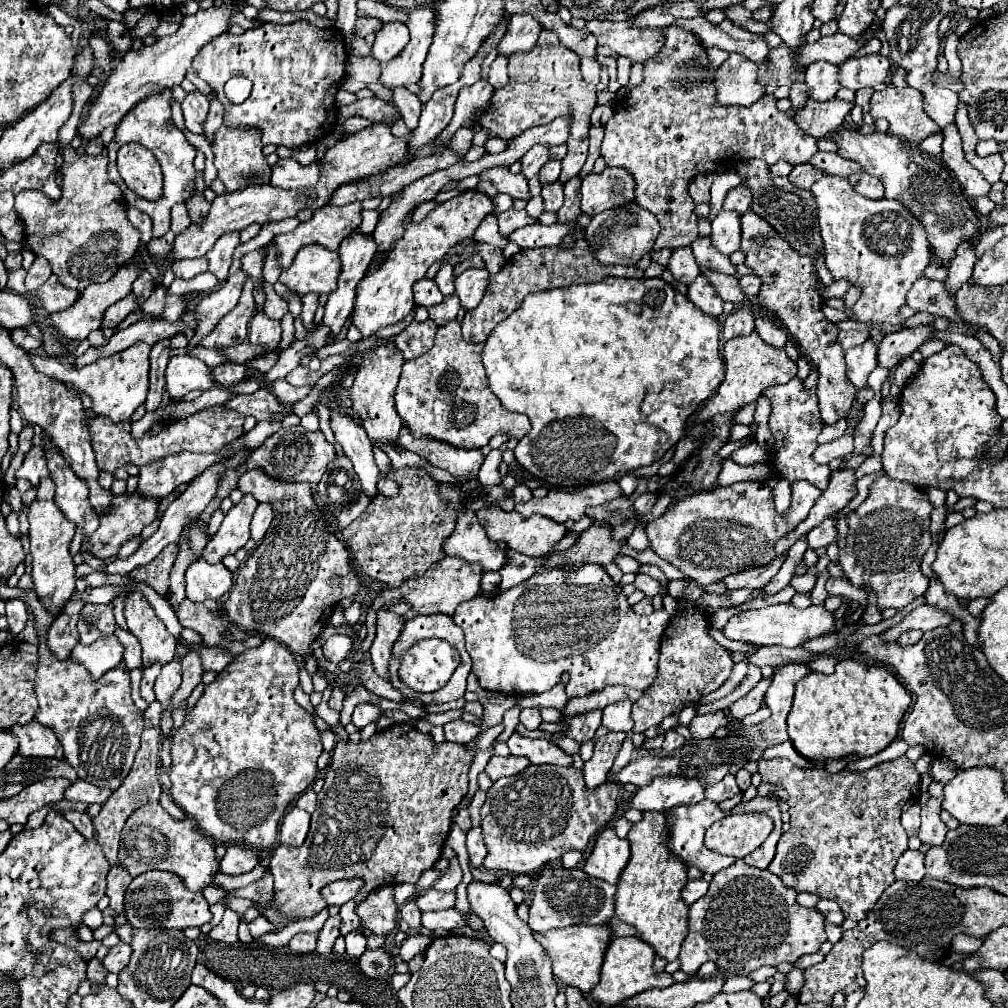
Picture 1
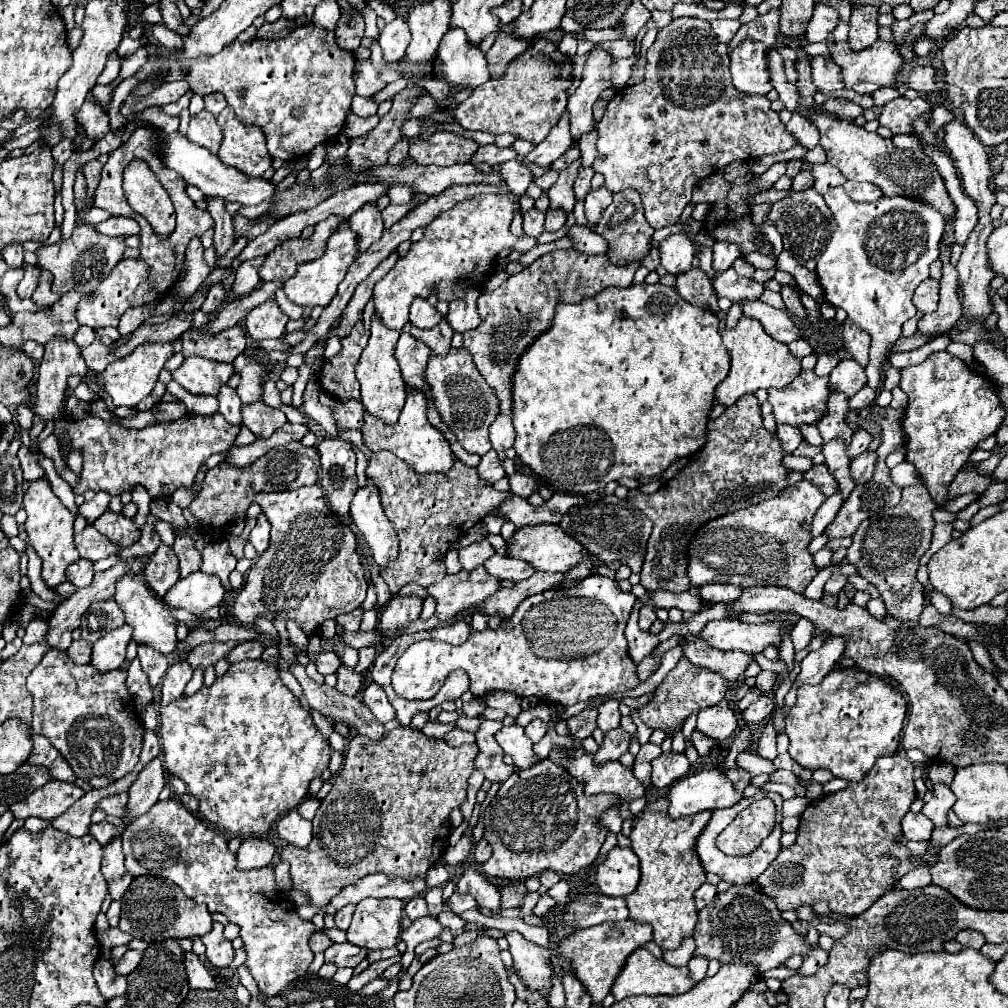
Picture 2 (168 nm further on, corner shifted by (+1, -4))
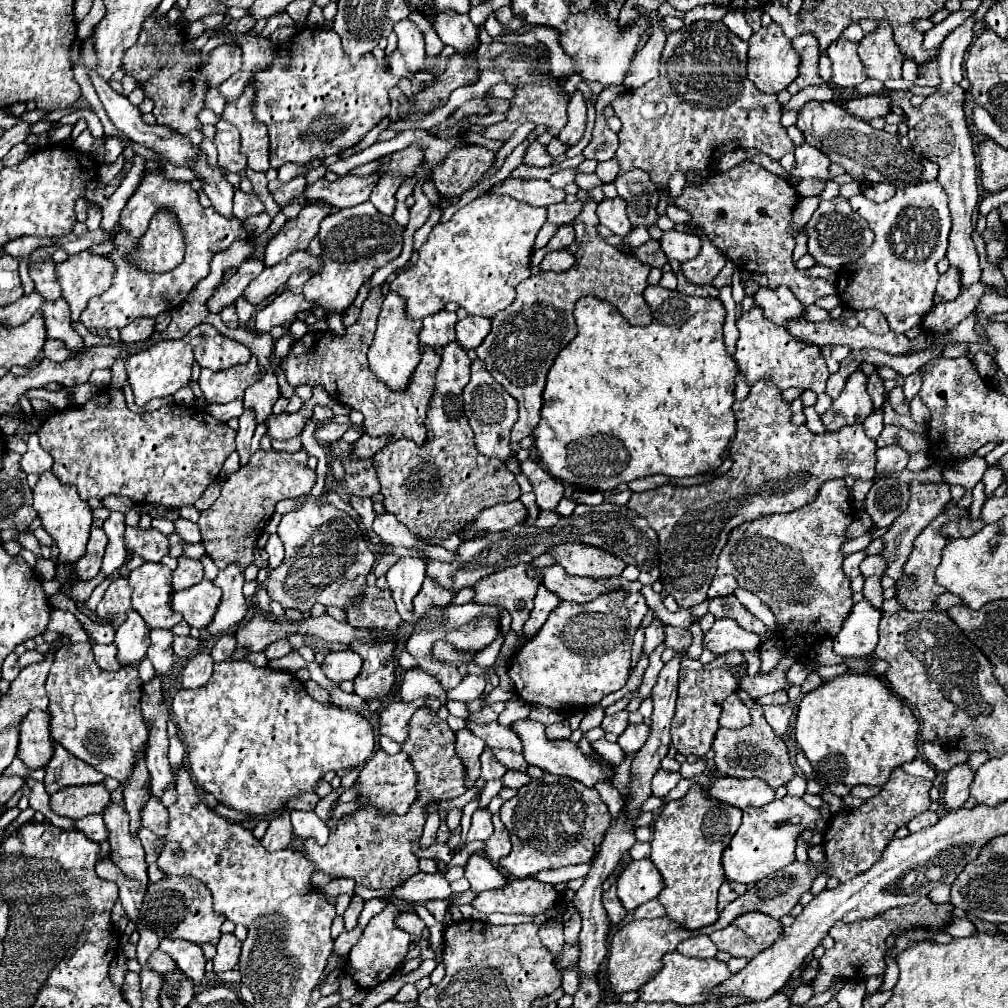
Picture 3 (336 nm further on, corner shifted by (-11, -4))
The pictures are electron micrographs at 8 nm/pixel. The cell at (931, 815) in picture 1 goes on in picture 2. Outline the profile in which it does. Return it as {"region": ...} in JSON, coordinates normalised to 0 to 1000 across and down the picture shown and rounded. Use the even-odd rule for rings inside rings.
{"region":[[[927,779],[925,793],[917,797],[915,807],[927,816],[927,820],[938,820],[940,818],[940,805],[948,797],[948,789],[938,779]]]}

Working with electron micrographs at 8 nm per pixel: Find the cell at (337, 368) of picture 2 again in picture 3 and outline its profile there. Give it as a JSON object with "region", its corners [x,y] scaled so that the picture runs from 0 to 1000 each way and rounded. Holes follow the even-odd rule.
{"region":[[[369,285],[365,297],[359,303],[357,316],[349,324],[345,324],[341,332],[333,332],[329,328],[313,328],[313,330],[304,330],[300,336],[292,338],[286,352],[280,356],[280,366],[284,370],[284,378],[290,384],[317,382],[335,400],[341,400],[347,406],[361,410],[363,414],[361,424],[367,434],[387,432],[389,438],[409,436],[411,439],[419,441],[423,438],[421,412],[423,412],[425,398],[431,390],[431,374],[437,362],[437,354],[427,344],[421,346],[419,358],[409,370],[409,380],[405,380],[401,388],[385,388],[385,384],[381,384],[381,380],[377,380],[377,376],[369,372],[364,356],[366,344],[371,336],[379,297],[381,297],[379,285]]]}

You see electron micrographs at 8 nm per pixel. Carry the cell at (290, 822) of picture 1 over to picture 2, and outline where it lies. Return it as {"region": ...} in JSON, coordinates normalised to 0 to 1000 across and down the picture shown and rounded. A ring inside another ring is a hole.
{"region":[[[290,803],[288,807],[284,807],[276,818],[274,818],[274,826],[280,834],[294,838],[294,840],[304,840],[310,832],[310,816],[302,811],[296,809],[294,803]]]}

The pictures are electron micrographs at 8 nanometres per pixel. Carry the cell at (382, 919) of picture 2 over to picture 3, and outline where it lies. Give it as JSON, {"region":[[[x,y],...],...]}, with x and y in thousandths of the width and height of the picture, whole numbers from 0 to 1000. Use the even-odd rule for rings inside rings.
{"region":[[[385,896],[379,906],[371,908],[367,912],[367,916],[363,918],[361,928],[357,930],[357,934],[349,939],[349,943],[345,947],[346,955],[342,959],[342,964],[349,969],[358,981],[369,981],[387,971],[399,957],[399,953],[401,953],[401,949],[405,945],[409,930],[391,918],[391,912],[393,912],[391,908],[393,906],[395,906],[393,898]]]}

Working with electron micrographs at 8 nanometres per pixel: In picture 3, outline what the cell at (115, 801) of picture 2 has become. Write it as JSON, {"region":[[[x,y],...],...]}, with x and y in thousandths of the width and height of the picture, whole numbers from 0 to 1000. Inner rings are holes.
{"region":[[[149,791],[147,799],[141,805],[141,818],[145,822],[149,822],[151,826],[155,826],[157,830],[163,830],[167,826],[167,803],[155,793]]]}

